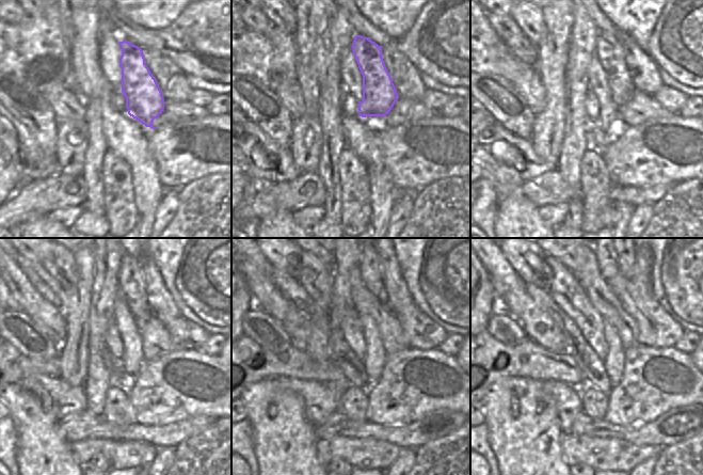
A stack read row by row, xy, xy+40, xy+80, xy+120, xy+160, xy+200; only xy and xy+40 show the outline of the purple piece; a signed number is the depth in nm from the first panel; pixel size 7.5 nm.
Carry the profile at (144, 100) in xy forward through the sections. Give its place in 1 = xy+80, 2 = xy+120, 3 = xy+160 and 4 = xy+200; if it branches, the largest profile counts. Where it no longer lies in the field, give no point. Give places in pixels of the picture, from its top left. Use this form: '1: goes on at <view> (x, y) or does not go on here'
1: goes on at xy+80 (608, 47)
2: goes on at xy+120 (130, 278)
3: goes on at xy+160 (369, 265)
4: goes on at xy+200 (607, 260)

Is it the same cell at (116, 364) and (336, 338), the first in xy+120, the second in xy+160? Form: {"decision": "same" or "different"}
{"decision": "same"}

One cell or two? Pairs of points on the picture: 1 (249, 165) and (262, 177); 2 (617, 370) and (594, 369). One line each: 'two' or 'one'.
1: one
2: two

